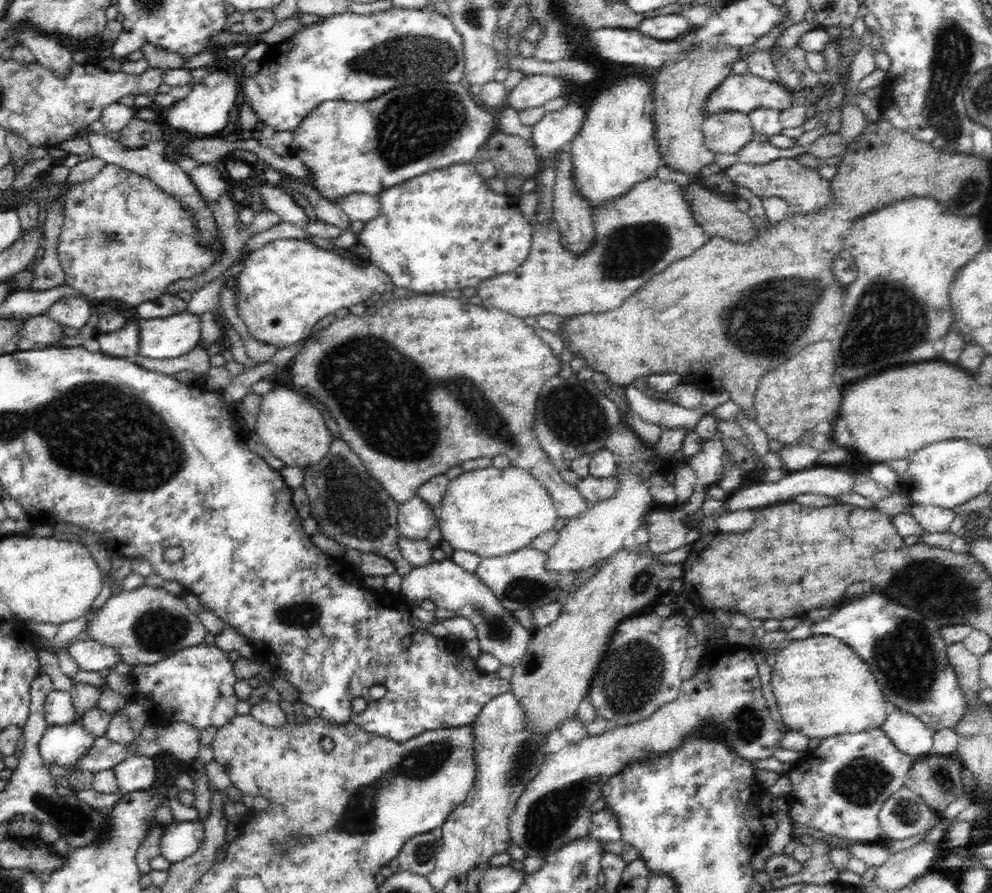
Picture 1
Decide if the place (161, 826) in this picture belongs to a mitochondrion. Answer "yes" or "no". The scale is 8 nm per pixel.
no

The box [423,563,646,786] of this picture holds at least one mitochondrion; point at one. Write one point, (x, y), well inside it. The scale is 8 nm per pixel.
(523, 590)

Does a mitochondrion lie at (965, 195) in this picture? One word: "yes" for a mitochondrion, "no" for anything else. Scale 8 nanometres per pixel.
yes

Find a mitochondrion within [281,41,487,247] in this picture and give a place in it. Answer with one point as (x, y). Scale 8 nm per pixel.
(415, 123)

